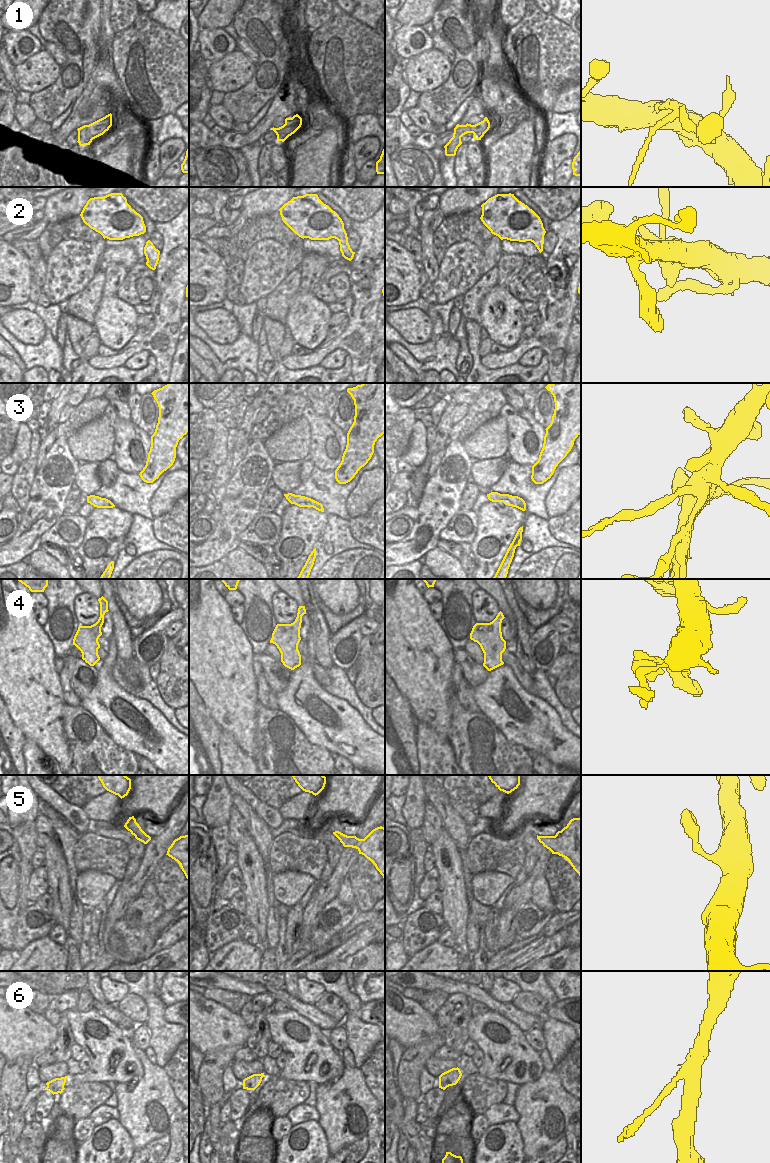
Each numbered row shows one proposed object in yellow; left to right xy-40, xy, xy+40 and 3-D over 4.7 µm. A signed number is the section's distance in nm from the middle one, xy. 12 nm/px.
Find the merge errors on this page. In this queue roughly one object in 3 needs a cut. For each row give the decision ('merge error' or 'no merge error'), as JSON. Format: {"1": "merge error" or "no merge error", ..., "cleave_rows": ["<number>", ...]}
{"1": "merge error", "2": "merge error", "3": "merge error", "4": "no merge error", "5": "no merge error", "6": "no merge error", "cleave_rows": ["1", "2", "3"]}

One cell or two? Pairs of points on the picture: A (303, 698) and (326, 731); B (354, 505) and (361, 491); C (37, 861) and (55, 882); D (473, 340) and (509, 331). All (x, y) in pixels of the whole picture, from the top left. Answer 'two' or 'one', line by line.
A: one
B: one
C: two
D: two

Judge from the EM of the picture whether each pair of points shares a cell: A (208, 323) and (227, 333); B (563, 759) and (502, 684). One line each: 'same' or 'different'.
A: same
B: same

